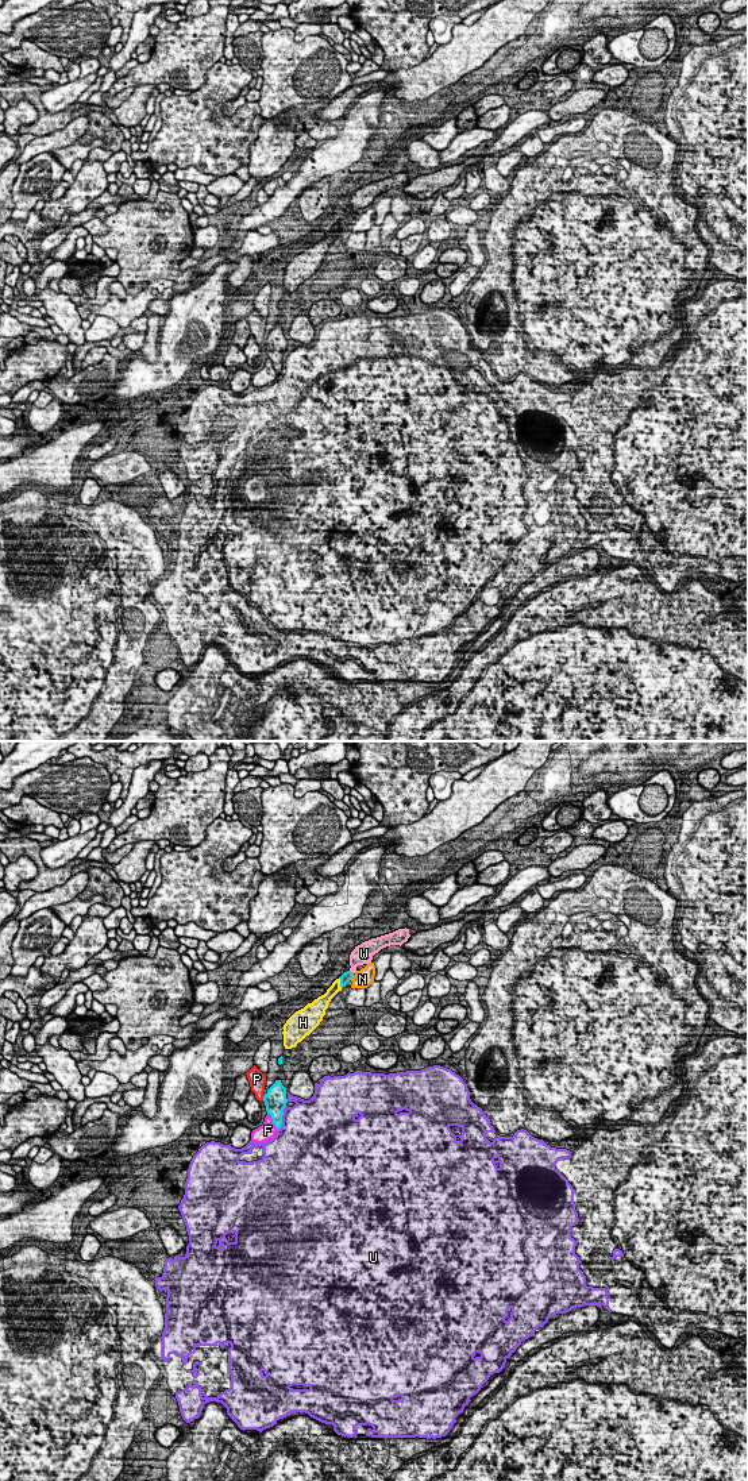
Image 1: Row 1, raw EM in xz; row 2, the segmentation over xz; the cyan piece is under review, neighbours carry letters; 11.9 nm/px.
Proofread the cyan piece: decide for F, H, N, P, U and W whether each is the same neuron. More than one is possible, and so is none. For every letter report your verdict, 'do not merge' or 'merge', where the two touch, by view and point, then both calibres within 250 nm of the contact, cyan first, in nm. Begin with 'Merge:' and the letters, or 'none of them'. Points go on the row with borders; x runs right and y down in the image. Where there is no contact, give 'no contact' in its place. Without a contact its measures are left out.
Merge: none of them
F: do not merge; meets cyan in xz at (273, 1121); 260 nm thick on the cyan side, 200 nm on the other
H: do not merge; meets cyan in xz at (340, 983); 120 nm thick on the cyan side, 120 nm on the other
N: do not merge; meets cyan in xz at (351, 978); 120 nm thick on the cyan side, 220 nm on the other
P: do not merge; meets cyan in xz at (263, 1098); 260 nm thick on the cyan side, 200 nm on the other
U: do not merge; meets cyan in xz at (281, 1118); 260 nm thick on the cyan side, 480 nm on the other
W: do not merge; meets cyan in xz at (351, 972); 120 nm thick on the cyan side, 220 nm on the other

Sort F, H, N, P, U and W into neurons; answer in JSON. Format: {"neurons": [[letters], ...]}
{"neurons": [["F"], ["H", "W"], ["N"], ["P"], ["U"]]}

